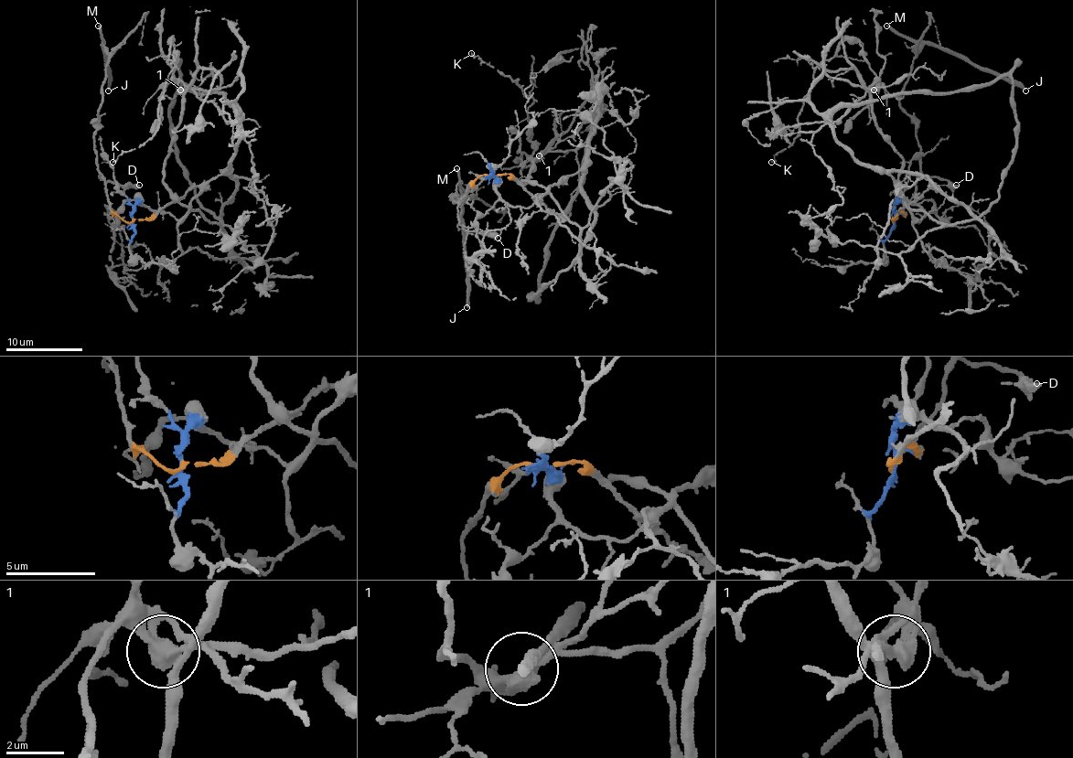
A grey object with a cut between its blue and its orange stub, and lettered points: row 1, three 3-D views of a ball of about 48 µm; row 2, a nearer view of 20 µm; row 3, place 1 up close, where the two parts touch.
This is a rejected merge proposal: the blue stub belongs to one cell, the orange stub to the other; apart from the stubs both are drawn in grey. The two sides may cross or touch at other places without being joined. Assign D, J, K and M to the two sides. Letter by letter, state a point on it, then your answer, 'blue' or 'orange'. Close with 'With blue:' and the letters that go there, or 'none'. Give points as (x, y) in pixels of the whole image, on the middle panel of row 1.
D: at (498, 238); orange
J: at (466, 307); orange
K: at (471, 53); blue
M: at (456, 168); orange
With blue: K

